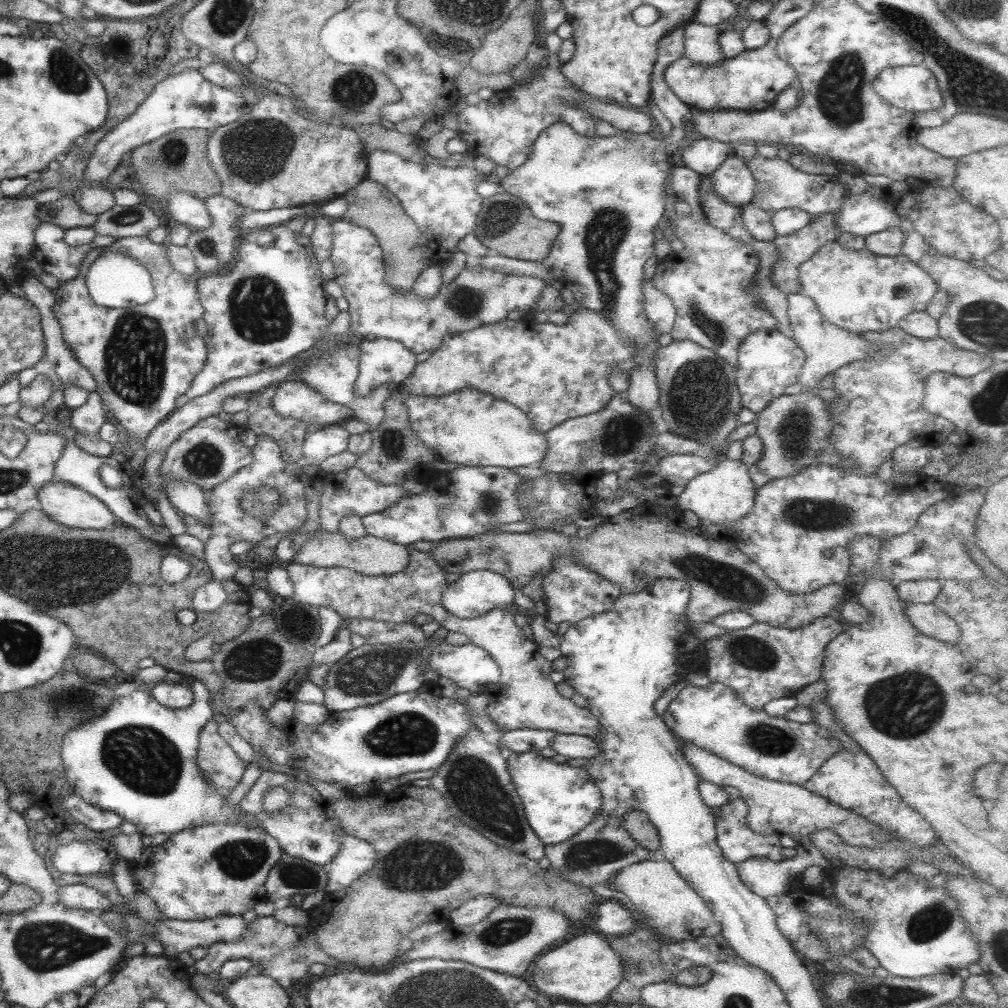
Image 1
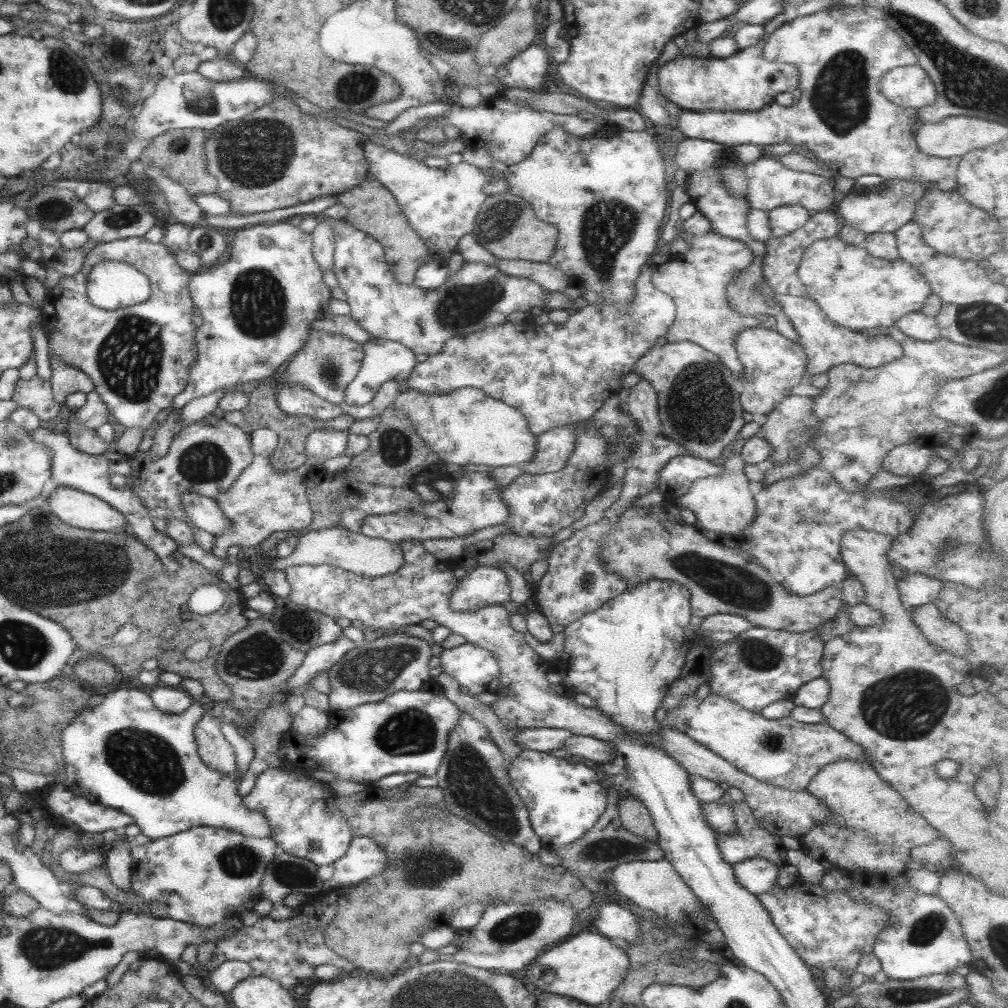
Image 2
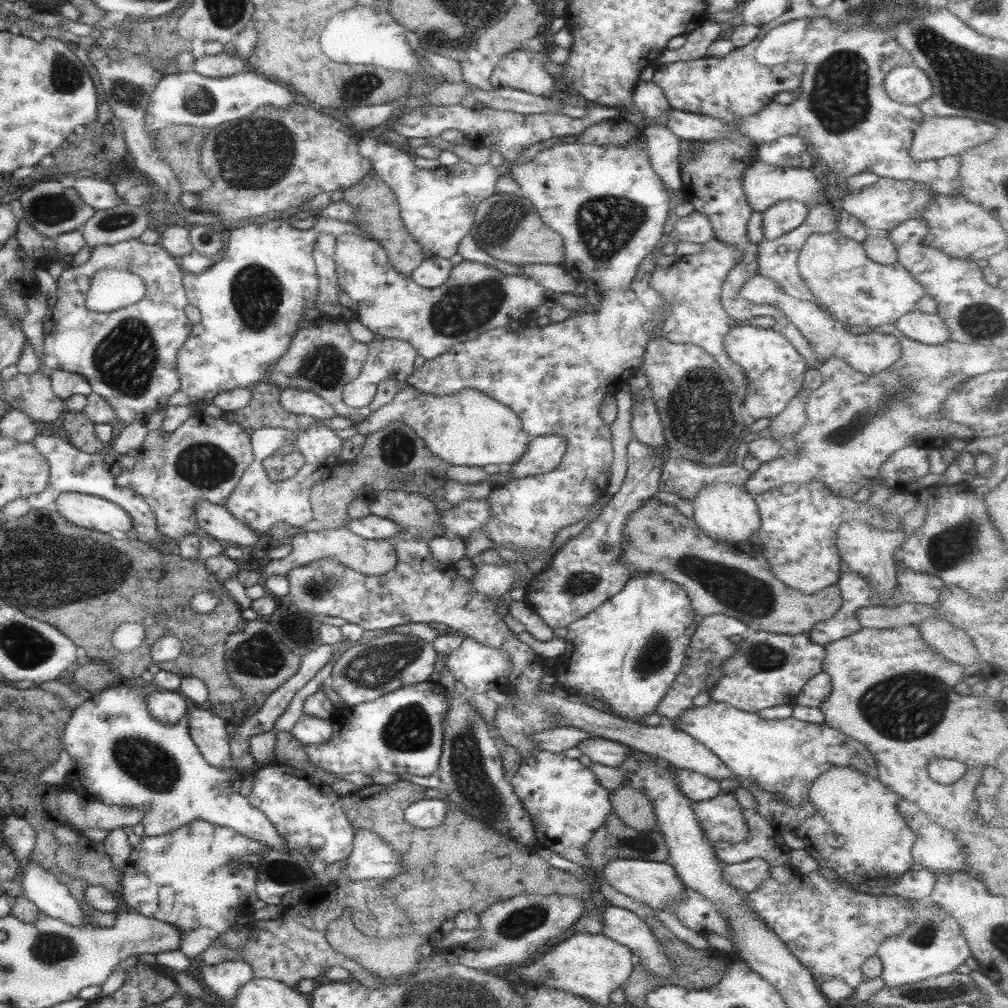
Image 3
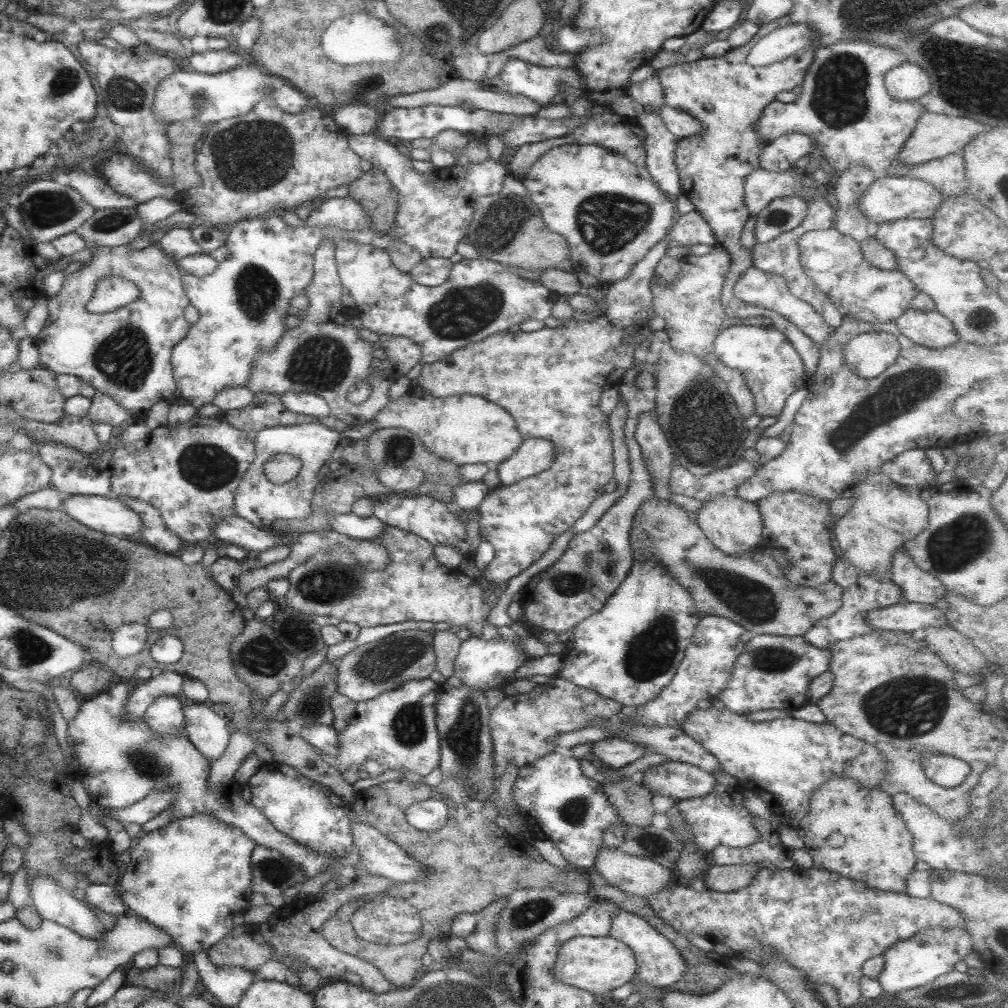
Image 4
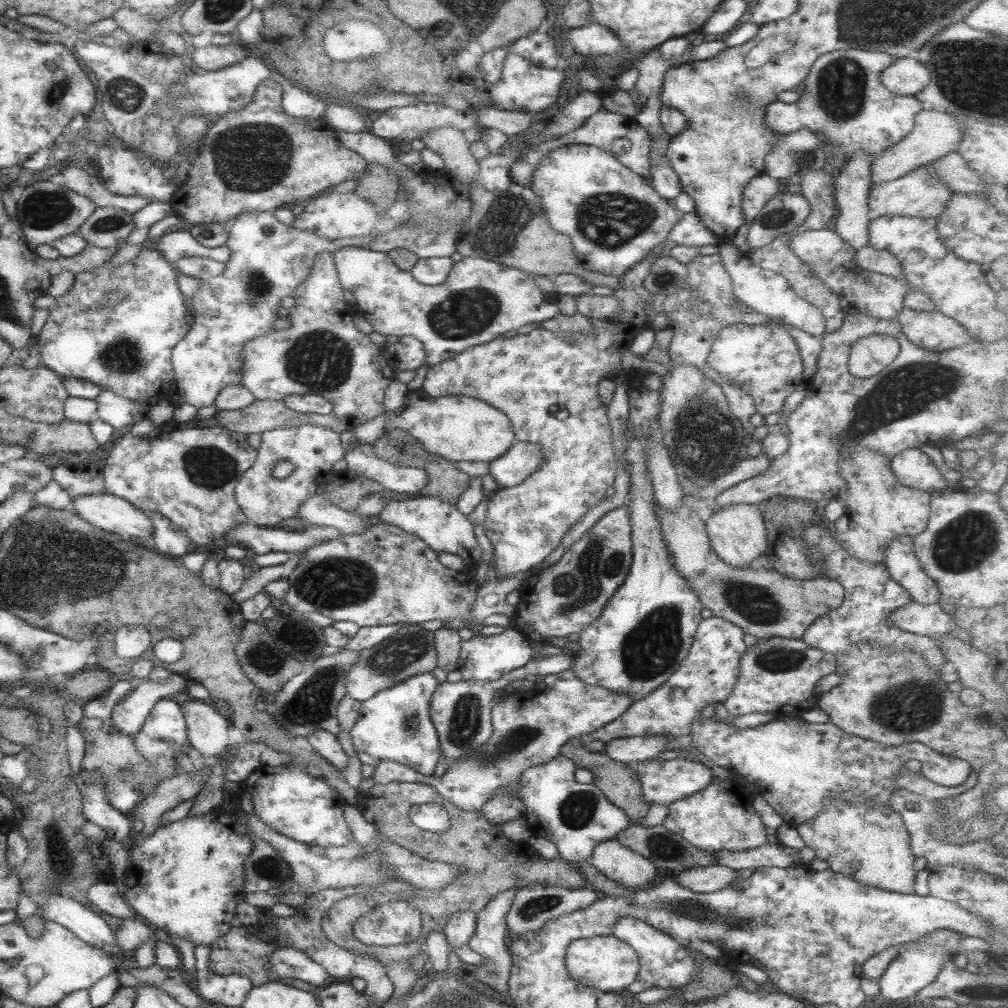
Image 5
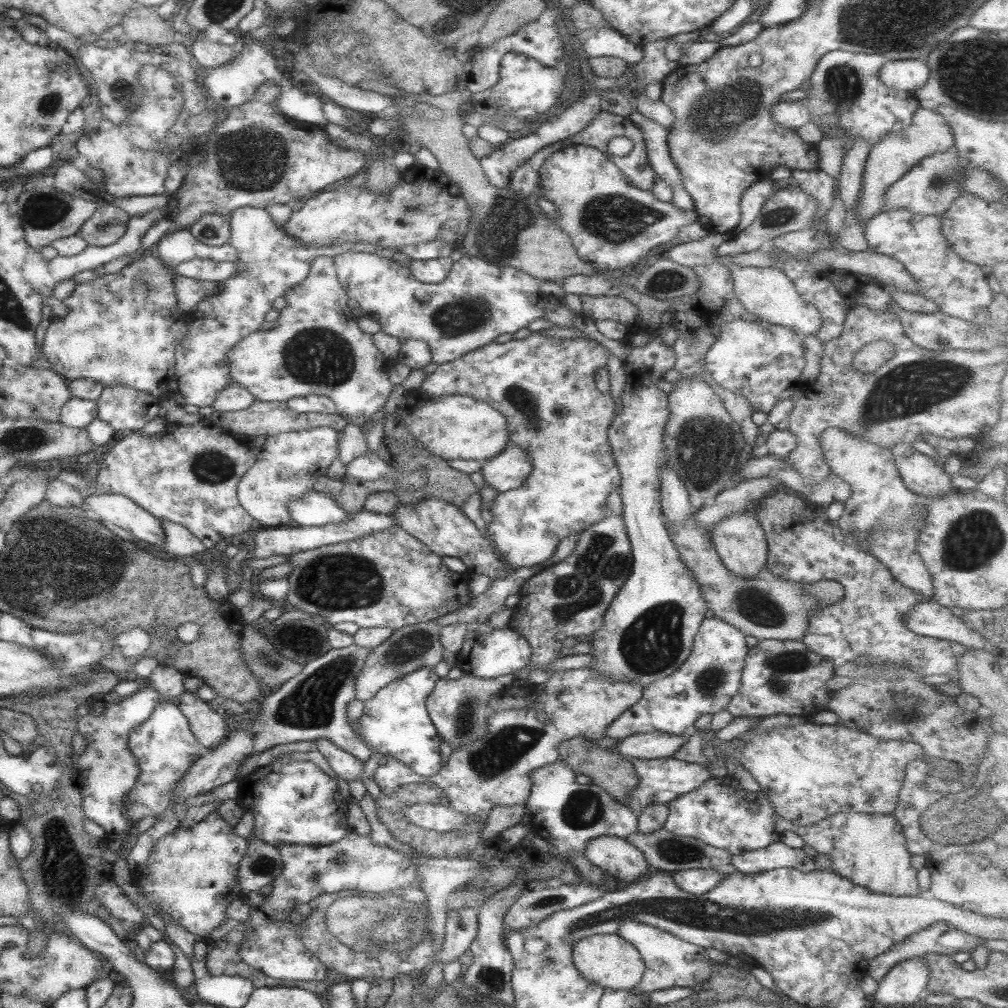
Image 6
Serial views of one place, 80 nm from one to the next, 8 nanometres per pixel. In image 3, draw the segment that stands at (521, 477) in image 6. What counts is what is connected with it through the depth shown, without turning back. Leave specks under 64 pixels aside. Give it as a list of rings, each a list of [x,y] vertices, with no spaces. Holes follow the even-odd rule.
[[[559,435],[531,437],[527,450],[517,462],[510,465],[511,478],[535,476],[553,470],[563,458],[566,440]]]

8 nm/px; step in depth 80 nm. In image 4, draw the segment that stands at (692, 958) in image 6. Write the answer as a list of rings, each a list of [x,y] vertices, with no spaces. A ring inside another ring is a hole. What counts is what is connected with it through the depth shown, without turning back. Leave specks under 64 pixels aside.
[[[617,909],[613,914],[607,936],[628,946],[635,957],[636,969],[633,982],[649,983],[657,989],[670,989],[684,974],[686,966],[678,950],[661,933],[657,932],[642,916]]]

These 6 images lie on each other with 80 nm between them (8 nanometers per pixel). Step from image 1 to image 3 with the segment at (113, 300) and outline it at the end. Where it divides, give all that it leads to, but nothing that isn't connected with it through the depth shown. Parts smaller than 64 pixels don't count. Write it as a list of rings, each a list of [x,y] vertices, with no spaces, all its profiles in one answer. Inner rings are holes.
[[[103,268],[90,278],[83,304],[96,312],[108,312],[135,304],[144,298],[145,285],[139,276],[125,270]]]

